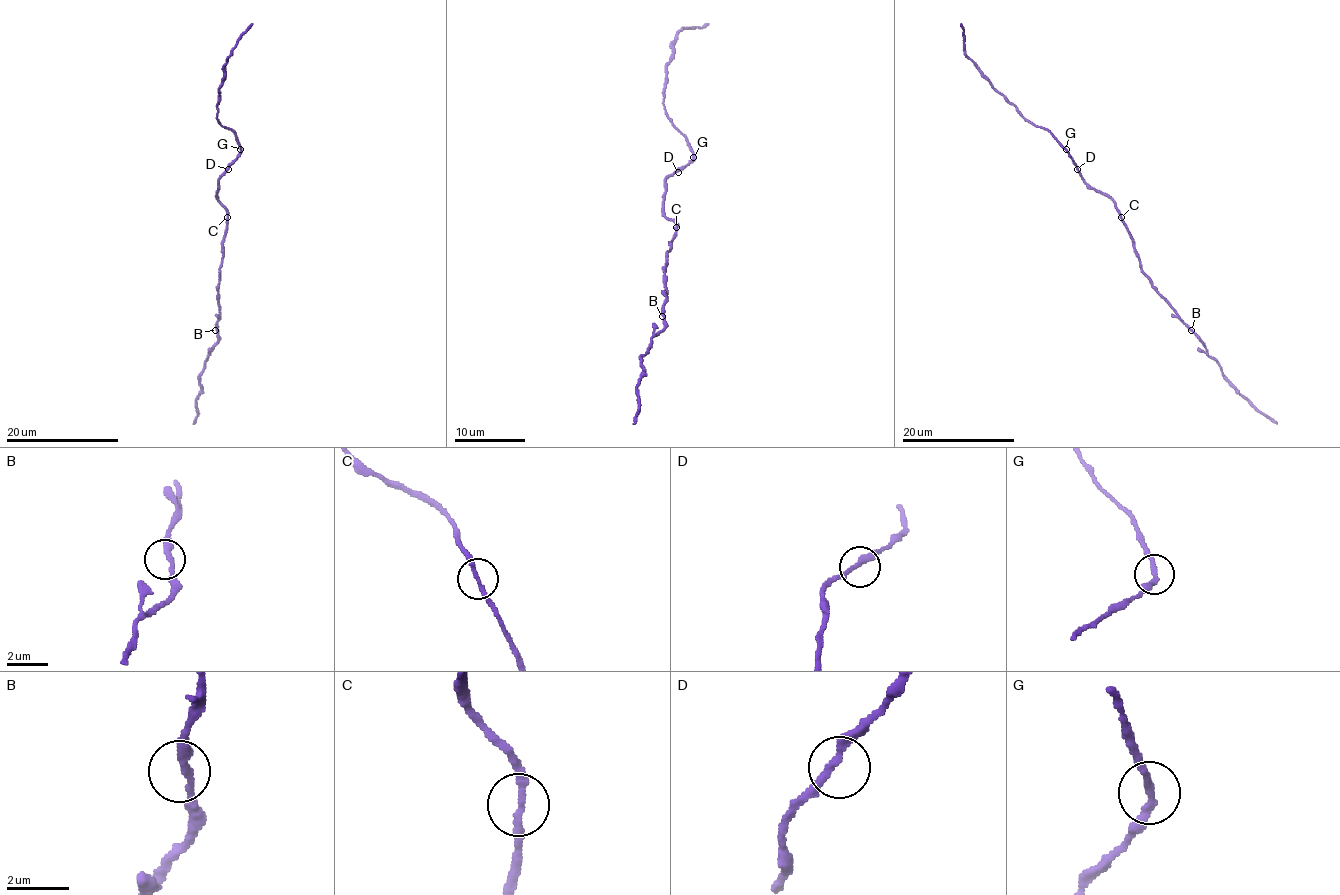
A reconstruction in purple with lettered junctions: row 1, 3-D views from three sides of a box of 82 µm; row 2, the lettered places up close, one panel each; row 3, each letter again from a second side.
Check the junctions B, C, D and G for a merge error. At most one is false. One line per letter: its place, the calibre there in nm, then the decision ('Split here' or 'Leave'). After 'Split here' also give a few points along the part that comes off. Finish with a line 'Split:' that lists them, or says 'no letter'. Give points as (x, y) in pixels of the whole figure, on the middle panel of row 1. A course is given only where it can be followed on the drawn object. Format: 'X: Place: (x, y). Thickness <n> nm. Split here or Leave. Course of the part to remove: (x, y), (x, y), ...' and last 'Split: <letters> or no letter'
B: Place: (662, 316). Thickness 240 nm. Leave
C: Place: (676, 227). Thickness 220 nm. Leave
D: Place: (678, 172). Thickness 200 nm. Leave
G: Place: (693, 157). Thickness 200 nm. Leave
Split: no letter

